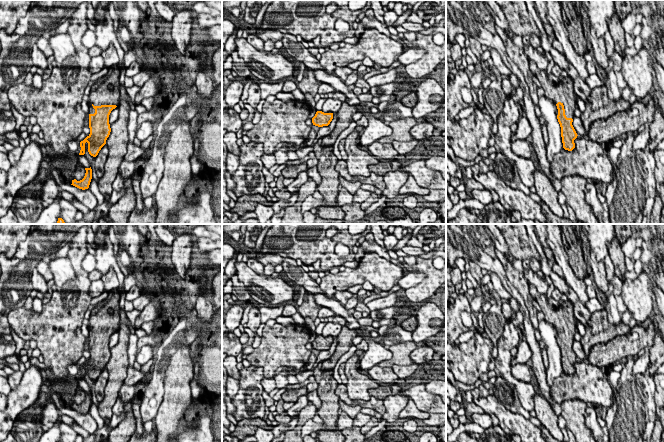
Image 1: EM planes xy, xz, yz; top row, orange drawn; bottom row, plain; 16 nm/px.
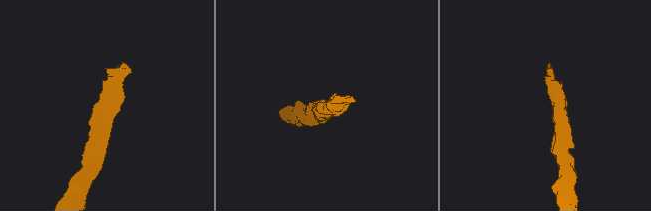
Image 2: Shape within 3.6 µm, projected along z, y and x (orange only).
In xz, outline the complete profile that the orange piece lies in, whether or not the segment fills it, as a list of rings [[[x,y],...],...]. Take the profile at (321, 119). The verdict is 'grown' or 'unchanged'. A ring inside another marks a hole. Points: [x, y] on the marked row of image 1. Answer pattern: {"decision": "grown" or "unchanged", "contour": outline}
{"decision": "unchanged", "contour": [[[317,111],[315,116],[312,118],[312,123],[315,126],[323,127],[328,126],[333,119],[333,113],[324,113]]]}

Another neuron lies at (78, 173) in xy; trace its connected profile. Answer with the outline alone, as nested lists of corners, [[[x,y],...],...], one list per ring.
[[[77,162],[74,164],[74,169],[68,174],[68,184],[72,184],[72,181],[76,179],[77,181],[80,181],[84,178],[86,173],[85,167]]]

